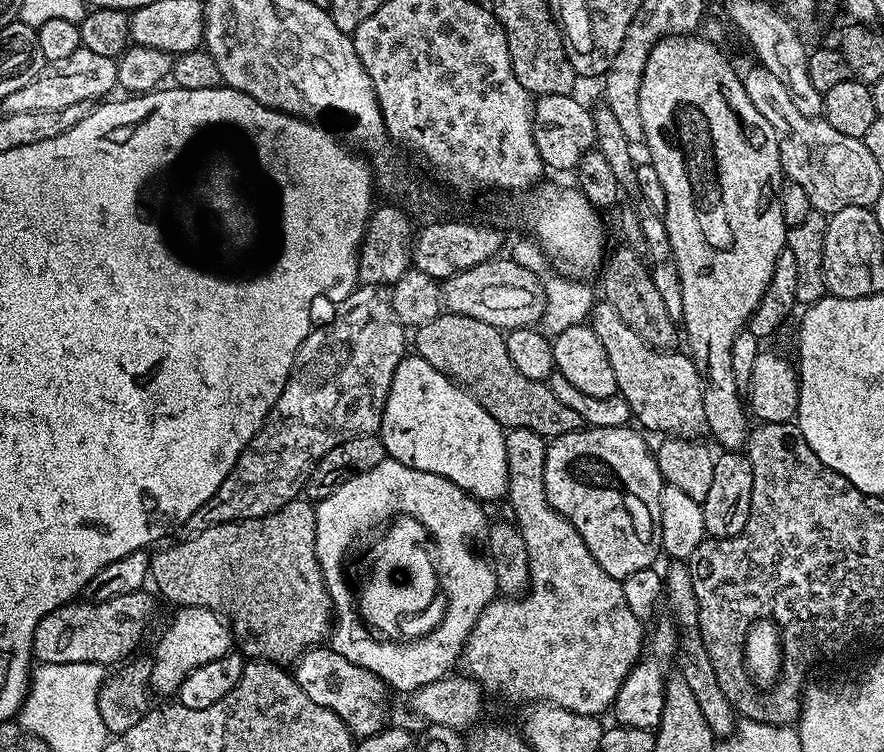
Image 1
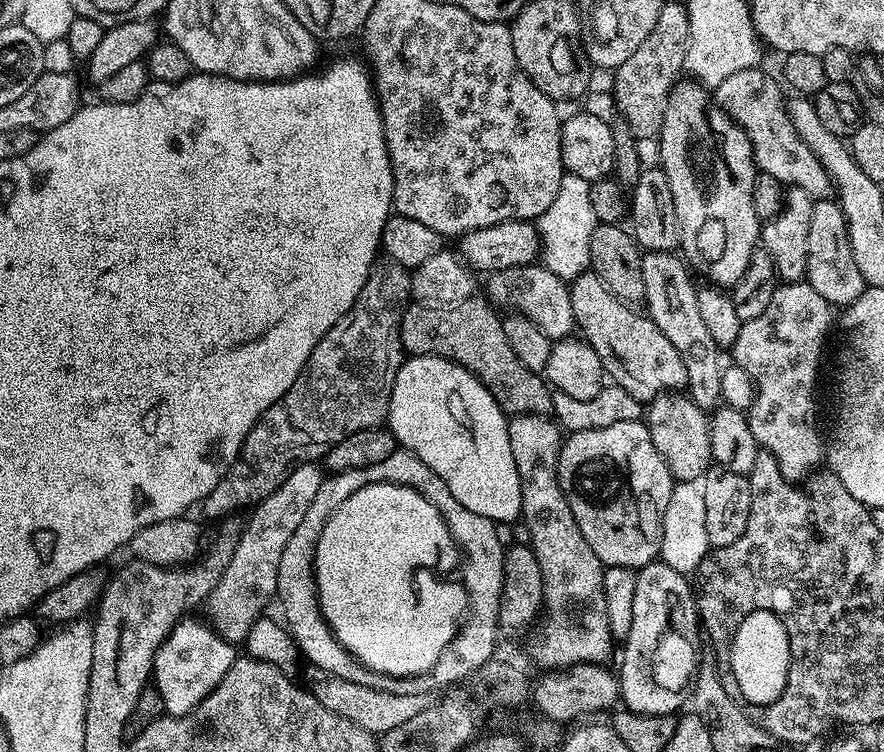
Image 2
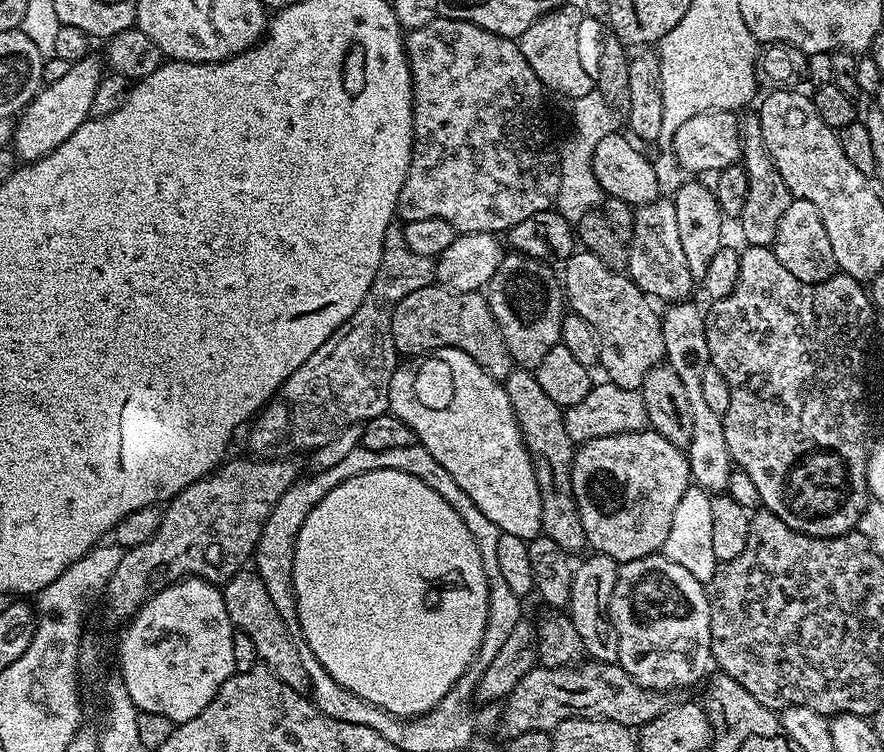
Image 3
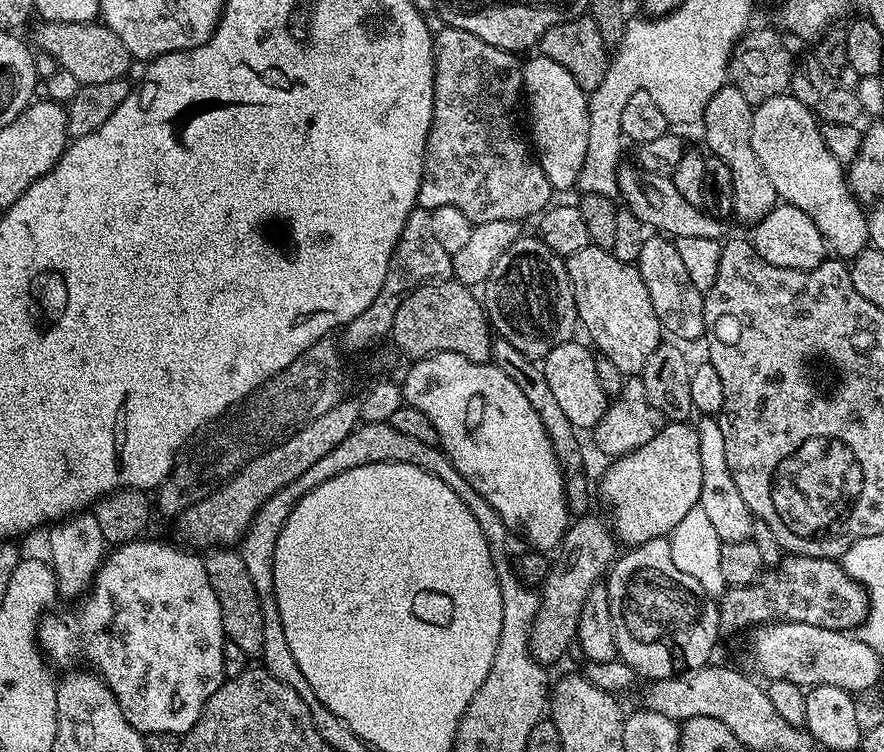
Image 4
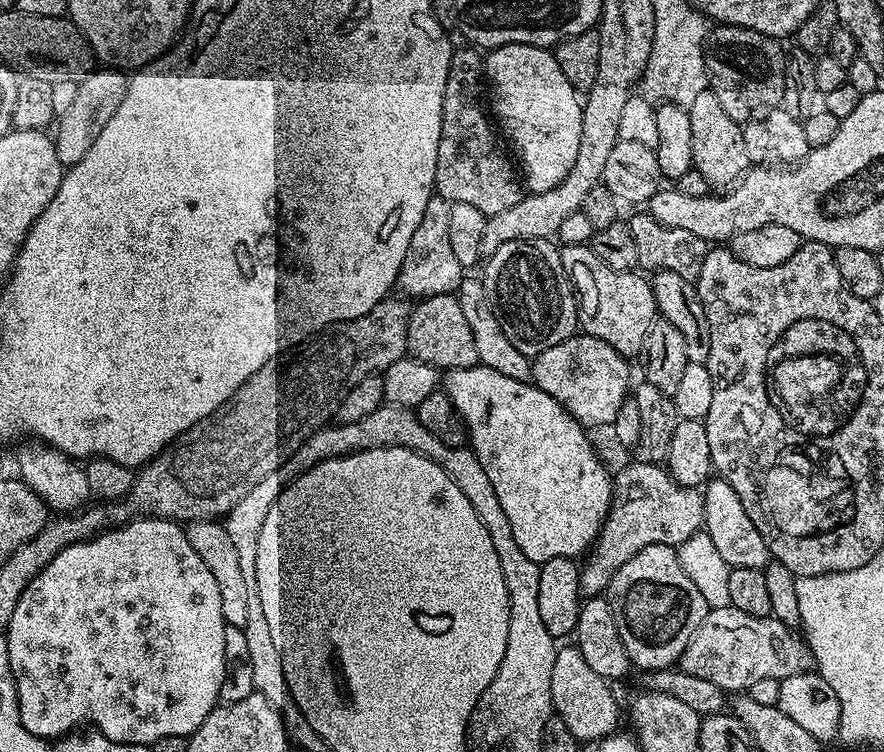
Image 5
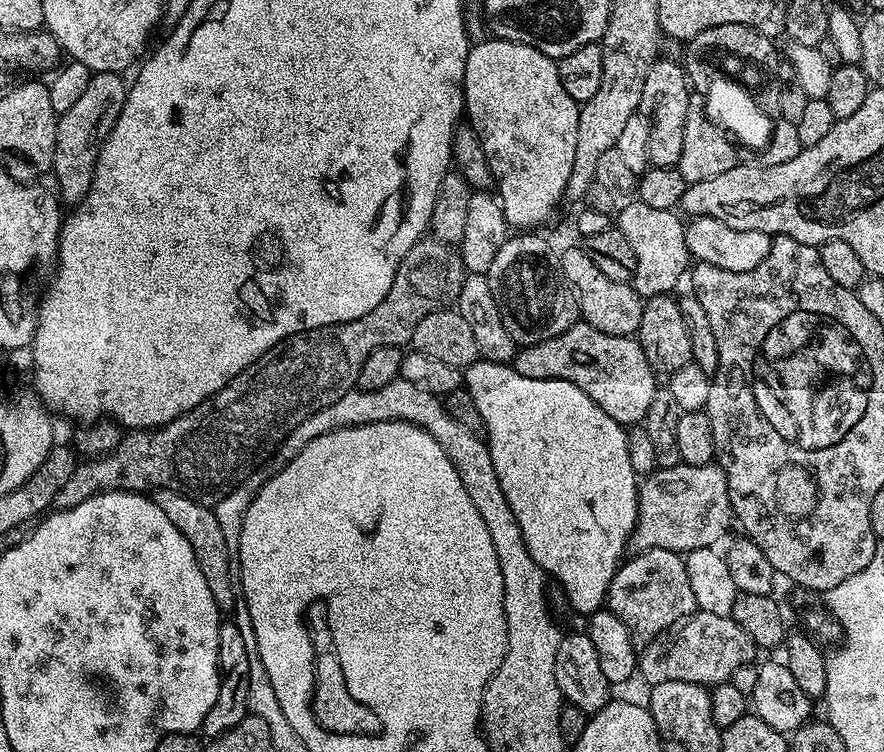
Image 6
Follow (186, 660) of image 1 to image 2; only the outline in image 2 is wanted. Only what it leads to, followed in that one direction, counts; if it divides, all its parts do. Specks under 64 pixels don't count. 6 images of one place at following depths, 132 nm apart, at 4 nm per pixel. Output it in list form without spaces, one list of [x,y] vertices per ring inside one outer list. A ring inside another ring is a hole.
[[[319,463],[303,464],[294,469],[266,499],[251,509],[252,517],[240,529],[238,546],[234,546],[234,558],[230,558],[230,566],[222,574],[218,586],[209,594],[206,601],[207,619],[216,633],[229,645],[243,645],[248,639],[250,626],[265,615],[268,603],[277,595],[278,568],[282,559],[282,550],[286,542],[293,537],[294,530],[302,526],[302,518],[306,518],[306,510],[314,502],[326,472]]]

